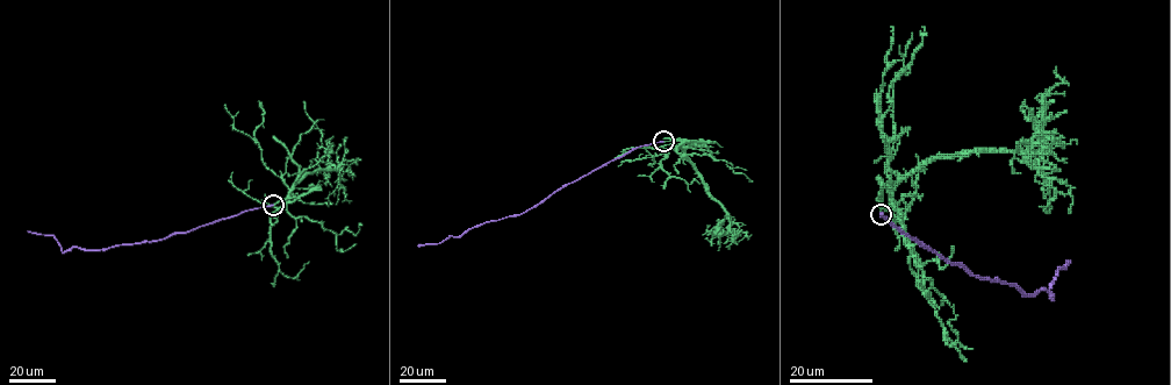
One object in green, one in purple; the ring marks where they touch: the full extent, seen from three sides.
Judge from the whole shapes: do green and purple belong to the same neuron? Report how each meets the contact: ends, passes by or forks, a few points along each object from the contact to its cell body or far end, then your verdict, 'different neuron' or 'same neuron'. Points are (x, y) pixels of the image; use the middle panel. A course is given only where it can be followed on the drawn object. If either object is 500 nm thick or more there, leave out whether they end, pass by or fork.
green via (663, 141), (685, 141), (679, 147), (725, 212), (711, 232), (712, 239), (705, 239) | purple via (663, 141), (633, 148), (518, 214), (475, 226), (438, 243), (417, 246) | same neuron

